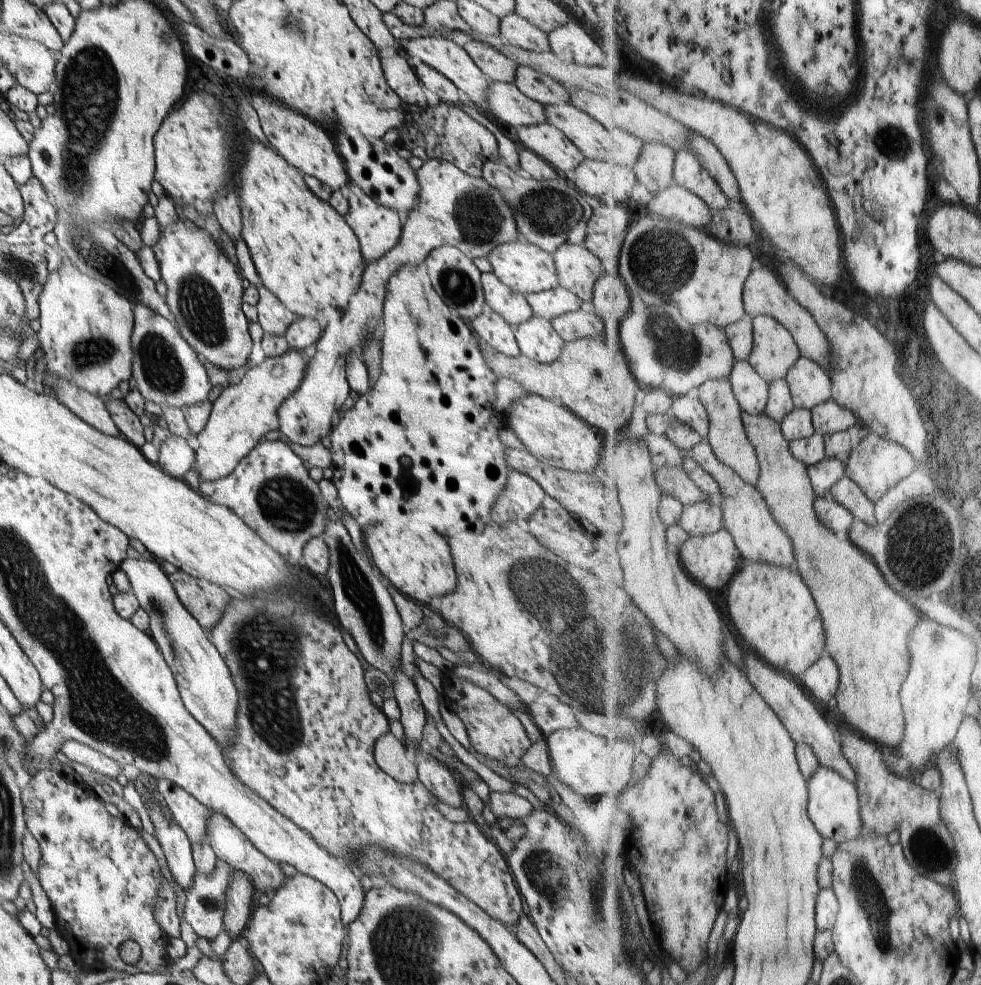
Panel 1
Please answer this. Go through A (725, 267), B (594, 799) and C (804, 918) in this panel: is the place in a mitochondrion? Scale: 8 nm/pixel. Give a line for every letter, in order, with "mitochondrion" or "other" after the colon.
A: other
B: other
C: other

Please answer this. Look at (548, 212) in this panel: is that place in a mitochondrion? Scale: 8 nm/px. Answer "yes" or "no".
yes

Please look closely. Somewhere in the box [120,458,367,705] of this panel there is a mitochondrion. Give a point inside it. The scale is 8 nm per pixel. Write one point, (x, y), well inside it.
(286, 502)

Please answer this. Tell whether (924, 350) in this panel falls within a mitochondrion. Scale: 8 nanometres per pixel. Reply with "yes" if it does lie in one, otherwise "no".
no

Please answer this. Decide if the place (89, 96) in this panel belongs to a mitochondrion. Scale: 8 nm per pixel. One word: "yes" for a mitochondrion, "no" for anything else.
yes

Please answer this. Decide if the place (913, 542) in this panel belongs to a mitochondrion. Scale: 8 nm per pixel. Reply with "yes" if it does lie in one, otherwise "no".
yes

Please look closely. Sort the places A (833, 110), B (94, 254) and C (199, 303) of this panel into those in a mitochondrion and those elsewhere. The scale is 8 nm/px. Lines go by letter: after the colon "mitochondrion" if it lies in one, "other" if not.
A: other
B: mitochondrion
C: mitochondrion

